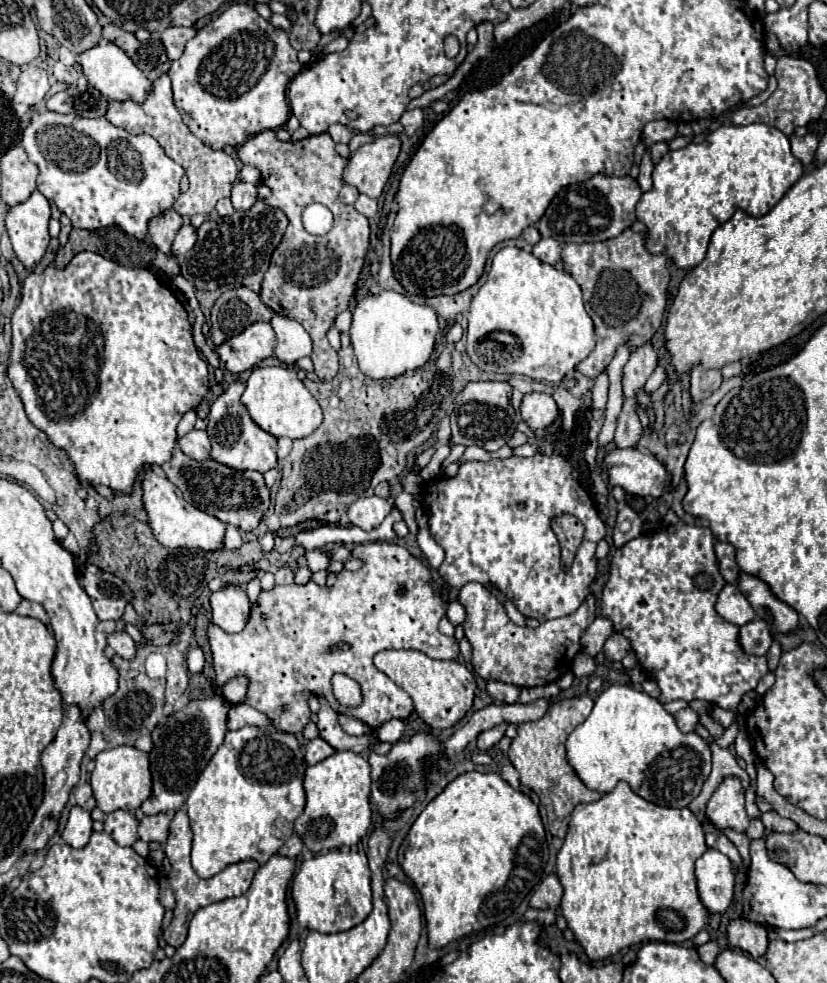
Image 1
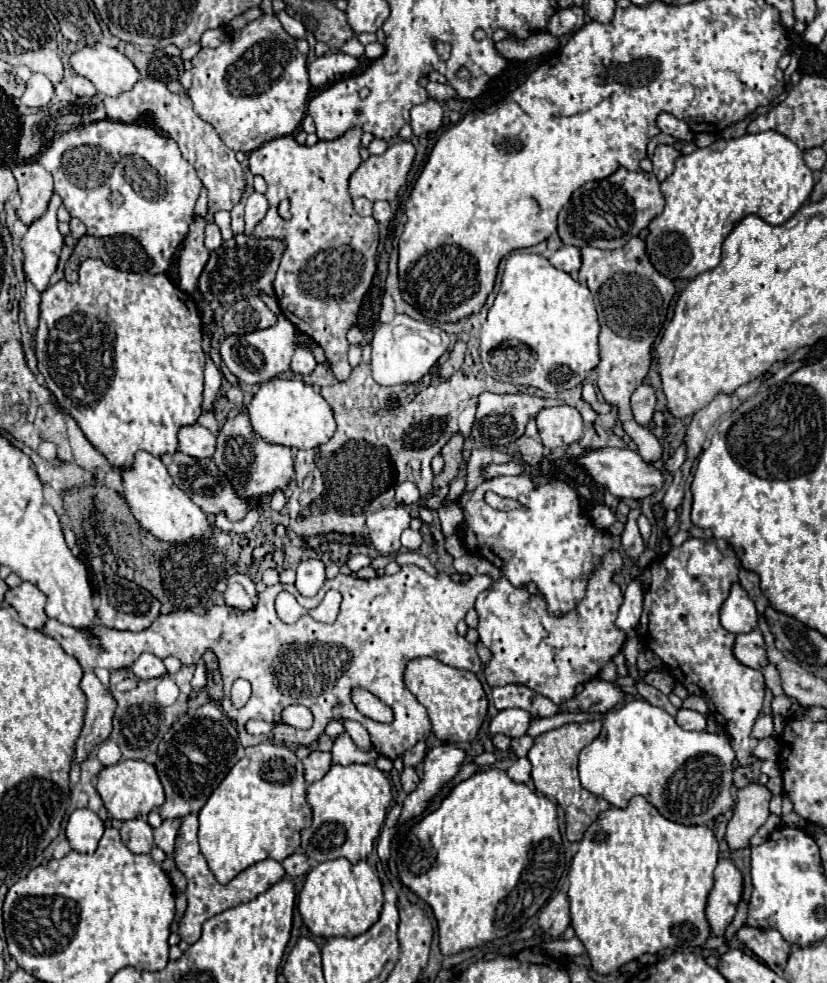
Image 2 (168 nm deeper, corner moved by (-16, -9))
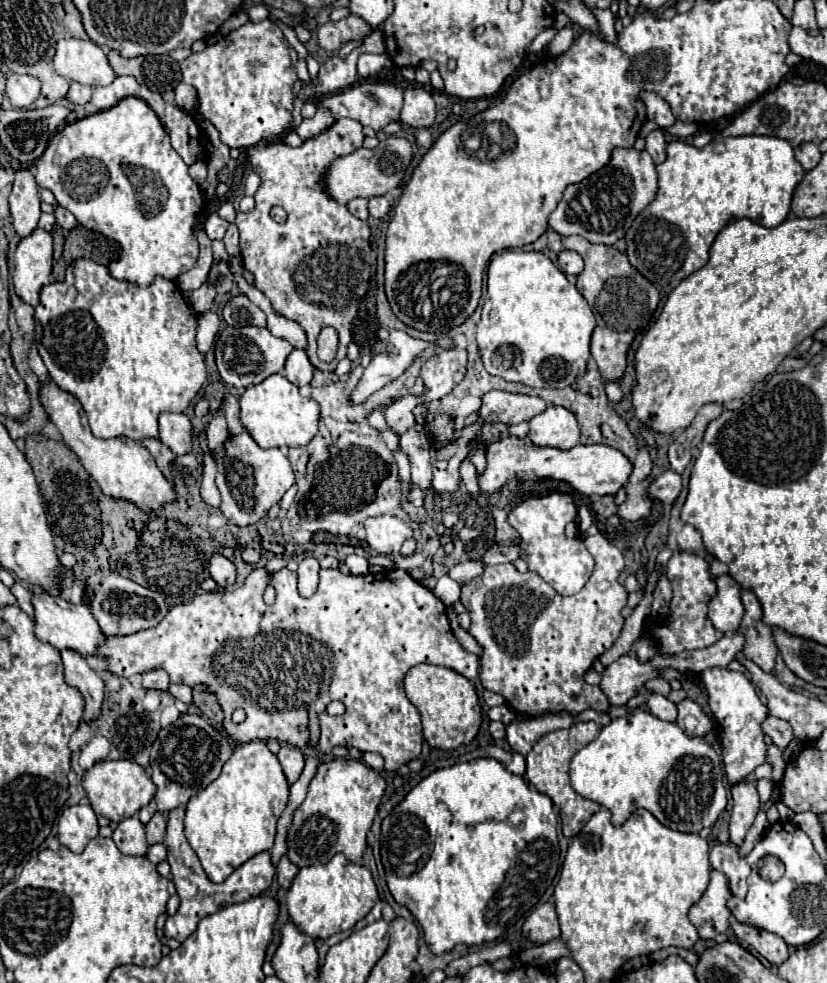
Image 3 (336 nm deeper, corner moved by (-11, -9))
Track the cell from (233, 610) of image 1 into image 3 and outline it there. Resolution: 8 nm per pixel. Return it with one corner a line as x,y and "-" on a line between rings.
213,555
213,557
209,559
209,573
211,573
211,577
217,581
217,585
223,587
223,589
227,589
227,591
233,589
235,583
237,583
235,565
233,565
229,559
221,557
221,555

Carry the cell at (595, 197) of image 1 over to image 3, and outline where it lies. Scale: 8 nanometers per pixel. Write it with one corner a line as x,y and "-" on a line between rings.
615,149
611,161
603,169
581,183
567,185
561,203
549,217
549,225
561,237
581,235
589,243
615,245
621,237
625,237
635,217
655,199
655,195
657,171
647,151
639,153
635,149

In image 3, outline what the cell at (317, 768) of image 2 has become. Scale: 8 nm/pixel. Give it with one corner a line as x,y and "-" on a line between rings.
283,745
281,751
279,751
279,761
283,765
283,771
285,771
285,777
289,783
295,783
305,767
305,755
299,747
287,747

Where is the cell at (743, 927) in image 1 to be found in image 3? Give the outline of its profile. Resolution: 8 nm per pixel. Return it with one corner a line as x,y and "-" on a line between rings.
733,923
731,927
733,927
733,931
735,931
739,941
747,943
749,947
753,947
771,965
781,965
789,957
787,943
779,935
763,931
763,929
757,929
757,927
751,927
751,925
745,925
745,923

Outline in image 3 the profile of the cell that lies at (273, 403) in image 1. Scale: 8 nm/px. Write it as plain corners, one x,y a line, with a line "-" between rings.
271,375
259,385
247,387
239,399
241,423
251,433
255,443
263,449
269,447
305,447
319,429
319,403
311,397
303,397
299,389
283,375

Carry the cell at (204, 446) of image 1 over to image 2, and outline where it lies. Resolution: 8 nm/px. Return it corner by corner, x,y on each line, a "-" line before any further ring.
194,423
188,427
180,427
178,431
178,449
190,457
206,459
214,455
216,435
210,433
206,427

